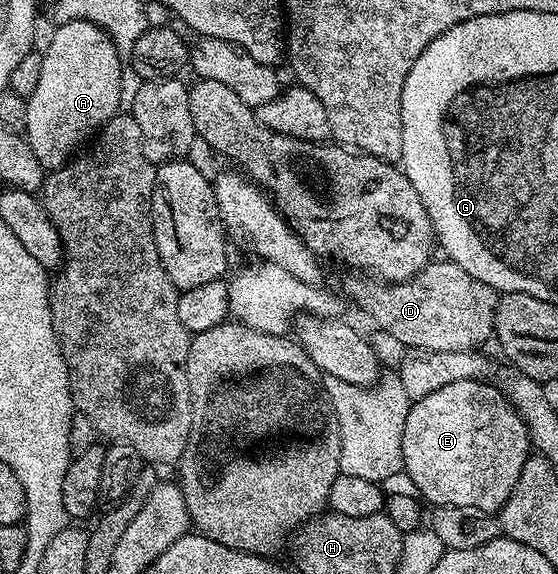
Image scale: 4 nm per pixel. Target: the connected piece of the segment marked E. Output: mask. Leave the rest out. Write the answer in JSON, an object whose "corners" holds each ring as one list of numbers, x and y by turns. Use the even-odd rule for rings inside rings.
{"corners":[[479,379,454,381,454,385,445,385,443,389,430,393,430,397,417,399,409,406,400,433,400,452,404,458,402,471,412,478,421,500,429,499,432,505,473,507,496,513,510,497,518,481,518,473,522,473,522,465,530,454,528,430,499,386,492,384,491,387,490,384]]}

